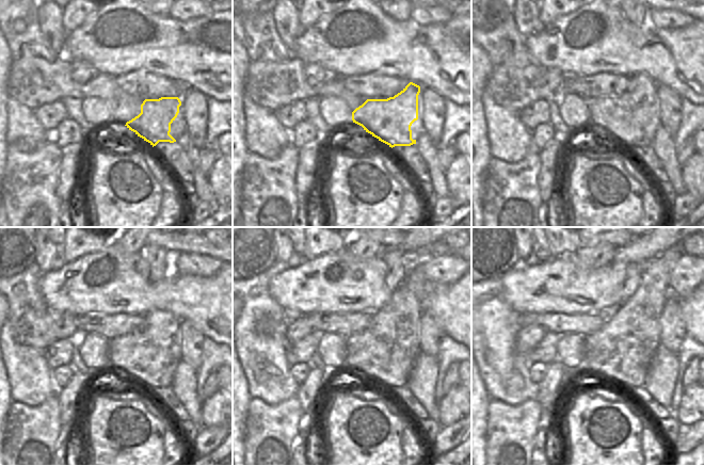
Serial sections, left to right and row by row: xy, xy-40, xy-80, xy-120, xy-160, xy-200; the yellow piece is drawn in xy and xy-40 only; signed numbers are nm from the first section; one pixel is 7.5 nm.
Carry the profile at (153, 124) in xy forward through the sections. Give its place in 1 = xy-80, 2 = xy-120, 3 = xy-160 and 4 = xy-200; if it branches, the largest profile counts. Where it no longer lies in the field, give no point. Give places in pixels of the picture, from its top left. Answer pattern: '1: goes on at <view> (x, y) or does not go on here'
1: goes on at xy-80 (626, 118)
2: goes on at xy-120 (146, 355)
3: goes on at xy-160 (384, 351)
4: goes on at xy-200 (621, 351)

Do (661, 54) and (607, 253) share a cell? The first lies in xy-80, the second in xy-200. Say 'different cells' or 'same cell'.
different cells

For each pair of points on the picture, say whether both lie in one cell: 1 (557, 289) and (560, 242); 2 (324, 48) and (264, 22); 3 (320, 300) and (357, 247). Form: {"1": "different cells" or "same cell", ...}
{"1": "different cells", "2": "different cells", "3": "different cells"}

